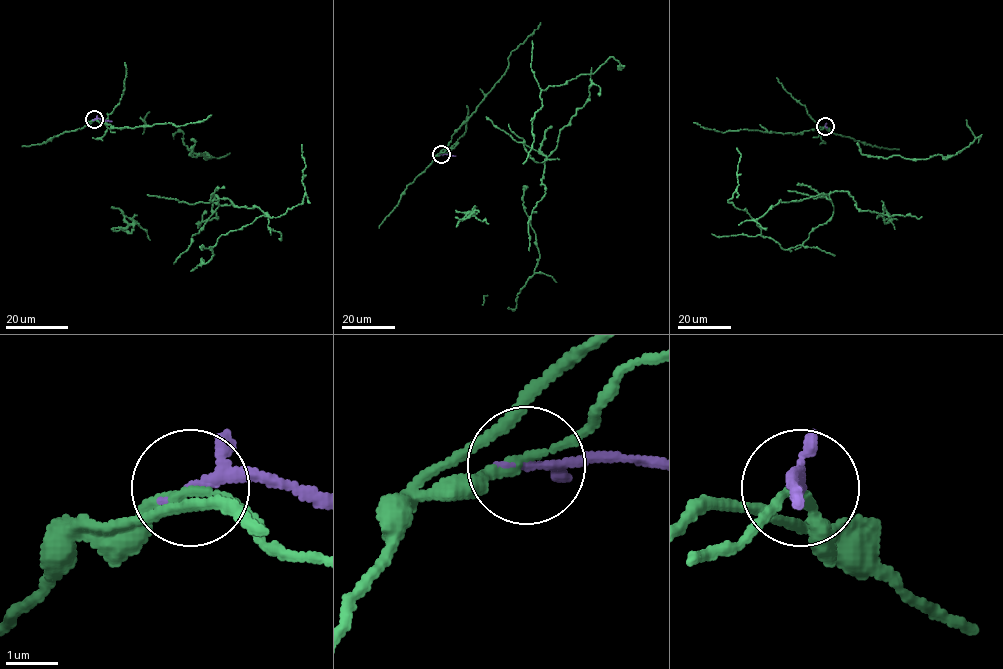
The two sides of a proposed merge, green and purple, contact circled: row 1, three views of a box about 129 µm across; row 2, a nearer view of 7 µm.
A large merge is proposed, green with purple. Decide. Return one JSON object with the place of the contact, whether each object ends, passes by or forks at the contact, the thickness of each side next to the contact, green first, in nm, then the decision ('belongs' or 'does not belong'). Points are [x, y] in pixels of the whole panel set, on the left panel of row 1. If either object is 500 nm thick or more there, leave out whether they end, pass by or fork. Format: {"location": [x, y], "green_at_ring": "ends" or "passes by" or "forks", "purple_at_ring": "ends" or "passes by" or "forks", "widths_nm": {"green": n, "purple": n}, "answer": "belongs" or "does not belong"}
{"location": [94, 119], "green_at_ring": "passes by", "purple_at_ring": "passes by", "widths_nm": {"green": 160, "purple": 150}, "answer": "does not belong"}

